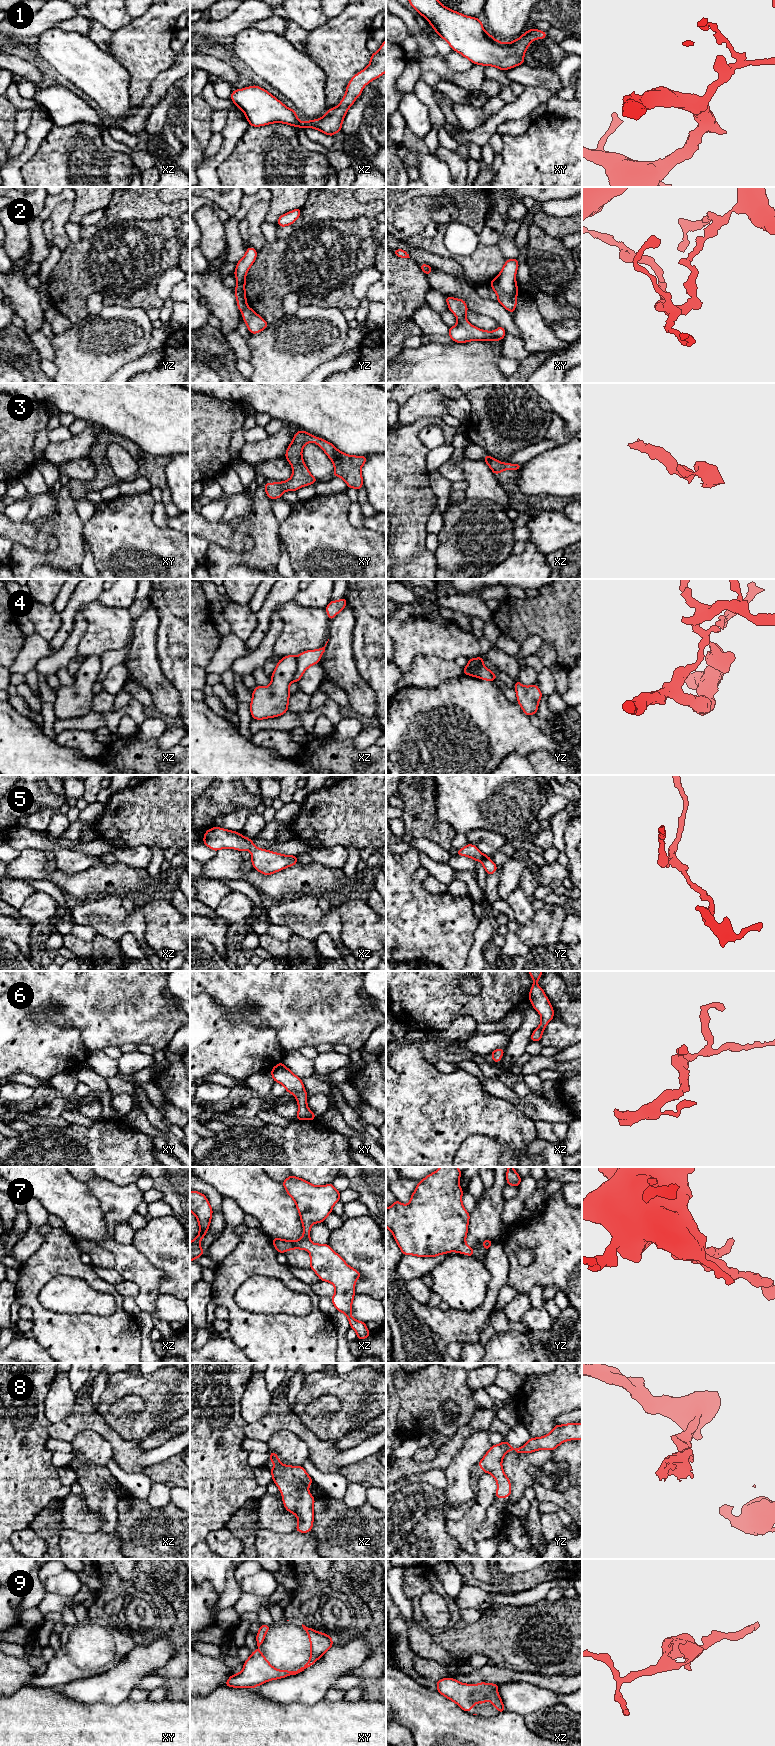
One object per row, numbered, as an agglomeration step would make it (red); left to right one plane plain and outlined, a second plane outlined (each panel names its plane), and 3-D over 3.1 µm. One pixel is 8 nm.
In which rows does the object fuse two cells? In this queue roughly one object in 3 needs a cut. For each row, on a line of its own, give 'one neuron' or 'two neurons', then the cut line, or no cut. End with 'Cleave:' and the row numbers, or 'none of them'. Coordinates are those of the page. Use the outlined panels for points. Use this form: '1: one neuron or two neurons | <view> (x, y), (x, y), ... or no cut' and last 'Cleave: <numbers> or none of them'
1: one neuron | no cut
2: two neurons | yz (247, 306), (241, 311)
3: one neuron | no cut
4: two neurons | xz (297, 657), (297, 670), (291, 681)
5: one neuron | no cut
6: one neuron | no cut
7: one neuron | no cut
8: one neuron | no cut
9: one neuron | no cut
Cleave: 2, 4

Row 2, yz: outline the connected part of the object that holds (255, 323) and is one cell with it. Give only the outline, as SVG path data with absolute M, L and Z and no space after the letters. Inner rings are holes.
M246 307L242 311L243 320L251 334L256 334L268 327L268 323L253 309Z

